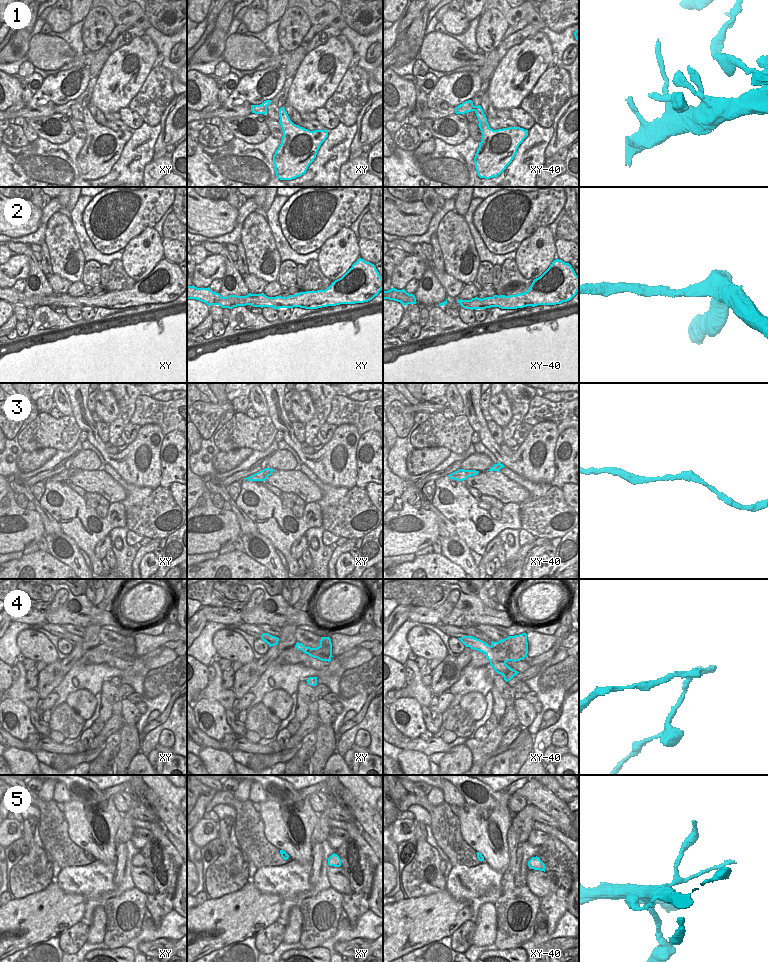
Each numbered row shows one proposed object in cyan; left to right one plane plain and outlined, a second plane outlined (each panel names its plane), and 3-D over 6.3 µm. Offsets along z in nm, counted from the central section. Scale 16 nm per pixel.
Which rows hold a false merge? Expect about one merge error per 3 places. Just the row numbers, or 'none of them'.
4

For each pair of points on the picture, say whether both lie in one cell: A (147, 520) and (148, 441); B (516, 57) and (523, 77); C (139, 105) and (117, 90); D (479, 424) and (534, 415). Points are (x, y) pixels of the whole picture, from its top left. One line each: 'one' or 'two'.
A: two
B: one
C: two
D: two

